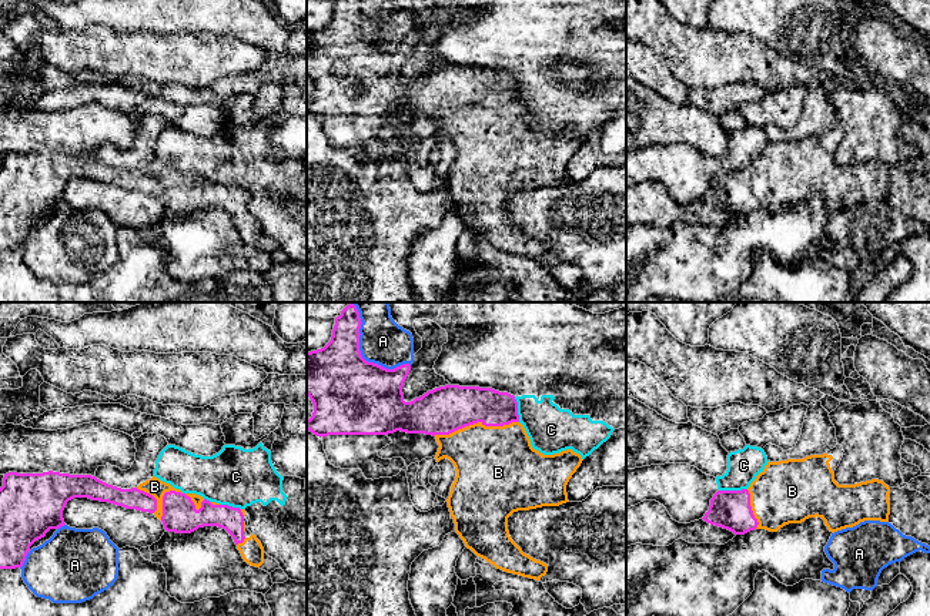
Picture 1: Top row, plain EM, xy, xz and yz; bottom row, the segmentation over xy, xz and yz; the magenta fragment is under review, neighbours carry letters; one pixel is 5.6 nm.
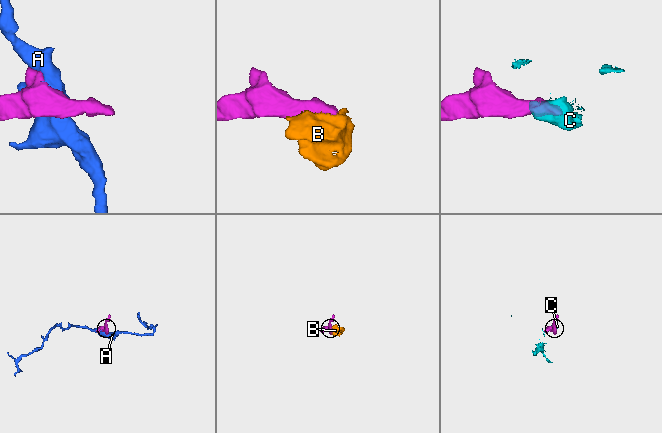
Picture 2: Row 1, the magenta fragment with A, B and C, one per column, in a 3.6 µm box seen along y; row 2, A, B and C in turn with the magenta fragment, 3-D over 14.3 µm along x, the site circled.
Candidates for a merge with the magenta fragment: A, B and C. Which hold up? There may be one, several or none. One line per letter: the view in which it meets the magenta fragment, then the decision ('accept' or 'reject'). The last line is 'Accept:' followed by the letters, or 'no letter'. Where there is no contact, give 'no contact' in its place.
A: contact in xz; reject
B: contact in xz; accept
C: contact in yz; reject
Accept: B

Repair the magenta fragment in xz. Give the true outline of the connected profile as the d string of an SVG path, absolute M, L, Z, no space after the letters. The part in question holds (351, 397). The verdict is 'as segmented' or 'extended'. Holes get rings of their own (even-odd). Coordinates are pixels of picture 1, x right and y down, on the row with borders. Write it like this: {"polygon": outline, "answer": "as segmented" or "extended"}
{"polygon": "M354 304L335 318L331 341L307 352L307 395L314 412L307 429L317 436L388 435L397 431L432 435L439 448L436 462L446 458L456 471L446 499L455 532L465 546L496 569L541 580L548 565L523 553L511 539L508 518L518 510L559 506L569 502L566 485L582 463L572 449L543 455L533 449L519 422L513 395L492 388L445 385L411 402L404 401L402 386L409 364L387 369L368 362L359 351L361 318Z", "answer": "extended"}

